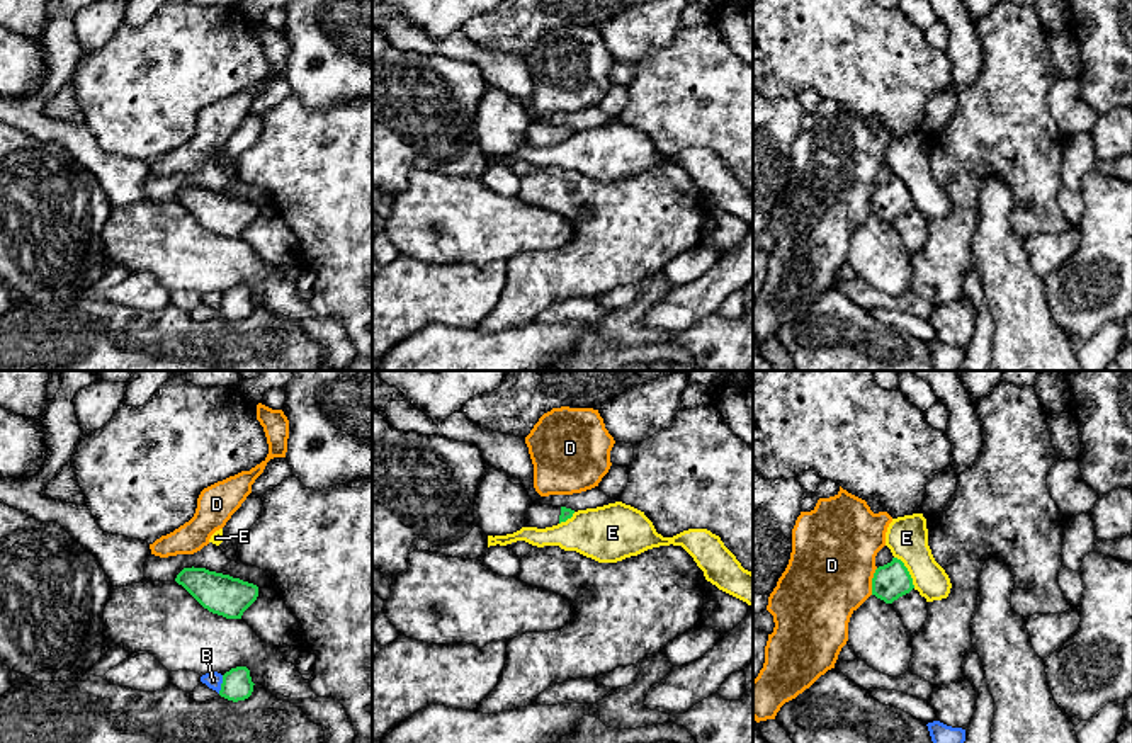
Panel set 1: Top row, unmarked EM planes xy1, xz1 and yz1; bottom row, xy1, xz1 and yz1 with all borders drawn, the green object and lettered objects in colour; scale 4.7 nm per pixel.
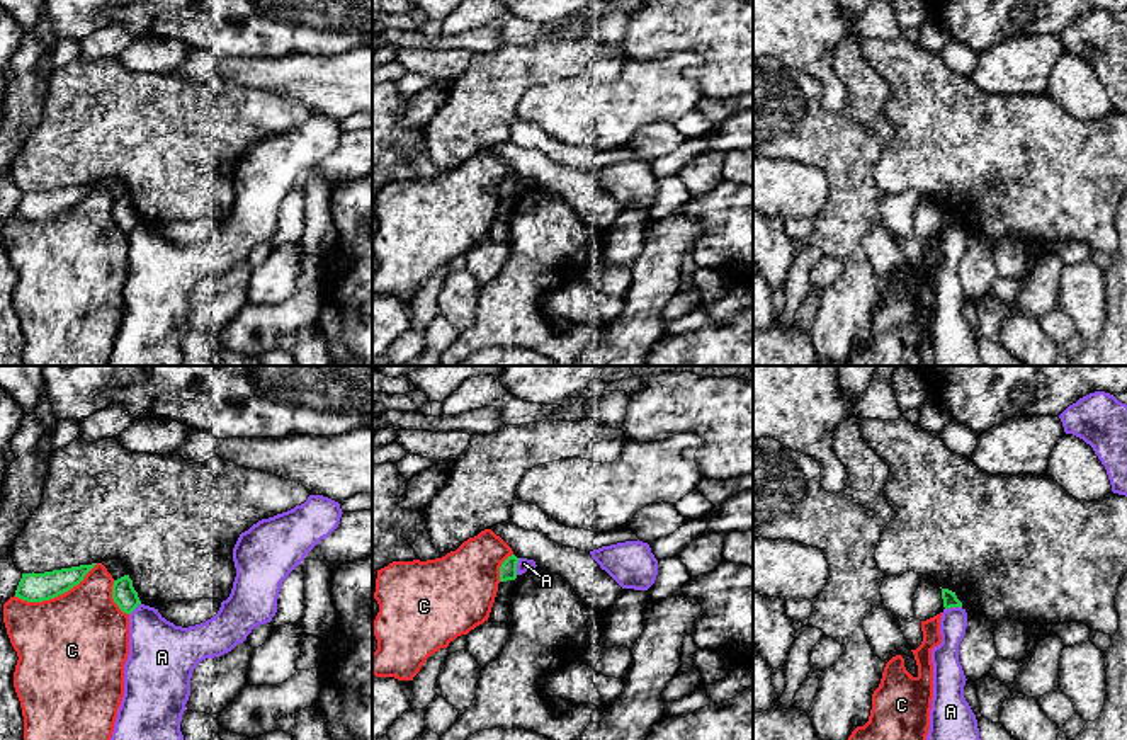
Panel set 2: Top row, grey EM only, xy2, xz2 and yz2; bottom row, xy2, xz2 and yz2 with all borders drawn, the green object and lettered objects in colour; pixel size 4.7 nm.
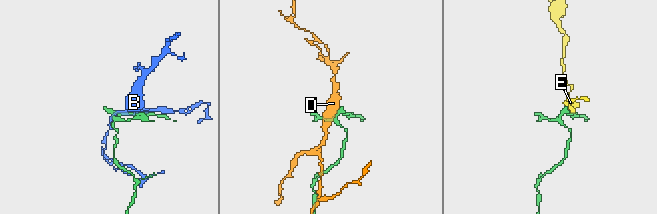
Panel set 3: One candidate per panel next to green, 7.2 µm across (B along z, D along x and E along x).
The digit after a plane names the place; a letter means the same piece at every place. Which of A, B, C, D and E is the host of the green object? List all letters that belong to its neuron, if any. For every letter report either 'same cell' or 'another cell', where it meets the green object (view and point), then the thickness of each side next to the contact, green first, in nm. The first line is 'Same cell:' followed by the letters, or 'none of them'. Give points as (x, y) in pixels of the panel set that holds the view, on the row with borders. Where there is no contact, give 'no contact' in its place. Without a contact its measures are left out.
Same cell: none of them
A: another cell; contact xz2 (515, 567); calibres 80 and 60 nm
B: another cell; contact xy1 (221, 684); calibres 140 and 80 nm
C: another cell; contact xy2 (55, 596); calibres 140 and 480 nm
D: another cell; contact yz1 (872, 582); calibres 170 and 400 nm
E: another cell; contact yz1 (908, 572); calibres 170 and 200 nm

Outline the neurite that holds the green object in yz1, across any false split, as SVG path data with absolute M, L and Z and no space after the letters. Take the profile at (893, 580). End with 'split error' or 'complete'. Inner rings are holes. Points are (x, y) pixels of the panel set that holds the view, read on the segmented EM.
M892 558L891 563L879 566L872 578L872 595L886 604L892 604L913 588L914 585L909 571L897 558Z; complete

